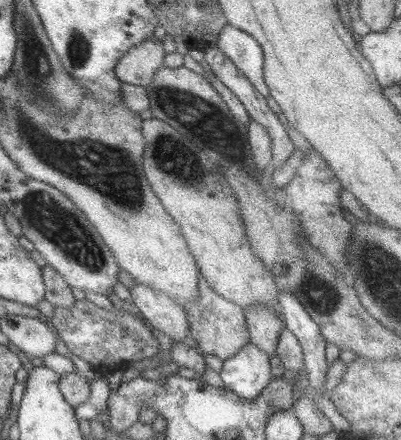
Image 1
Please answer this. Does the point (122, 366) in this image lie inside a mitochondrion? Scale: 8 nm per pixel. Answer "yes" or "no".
no

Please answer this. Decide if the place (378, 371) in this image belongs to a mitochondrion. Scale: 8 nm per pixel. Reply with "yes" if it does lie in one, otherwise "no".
no

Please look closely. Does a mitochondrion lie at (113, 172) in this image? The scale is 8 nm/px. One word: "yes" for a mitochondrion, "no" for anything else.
yes

